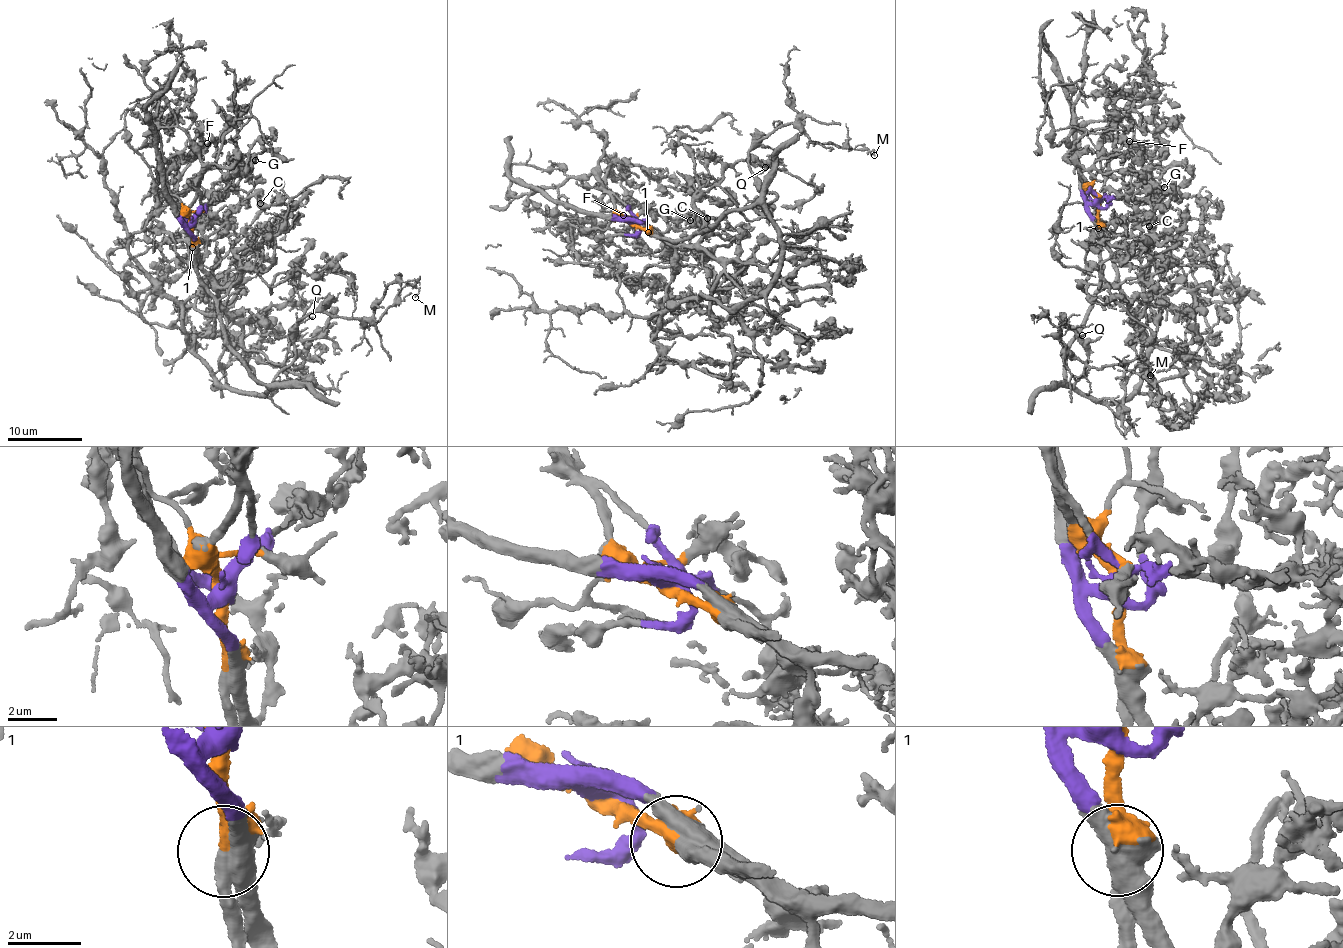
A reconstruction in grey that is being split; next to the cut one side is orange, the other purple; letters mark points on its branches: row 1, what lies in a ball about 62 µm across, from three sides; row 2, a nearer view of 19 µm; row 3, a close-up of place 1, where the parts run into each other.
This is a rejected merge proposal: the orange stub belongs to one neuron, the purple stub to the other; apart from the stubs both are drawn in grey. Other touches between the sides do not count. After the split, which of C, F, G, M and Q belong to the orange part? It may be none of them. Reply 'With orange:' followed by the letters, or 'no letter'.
With orange: M, Q

